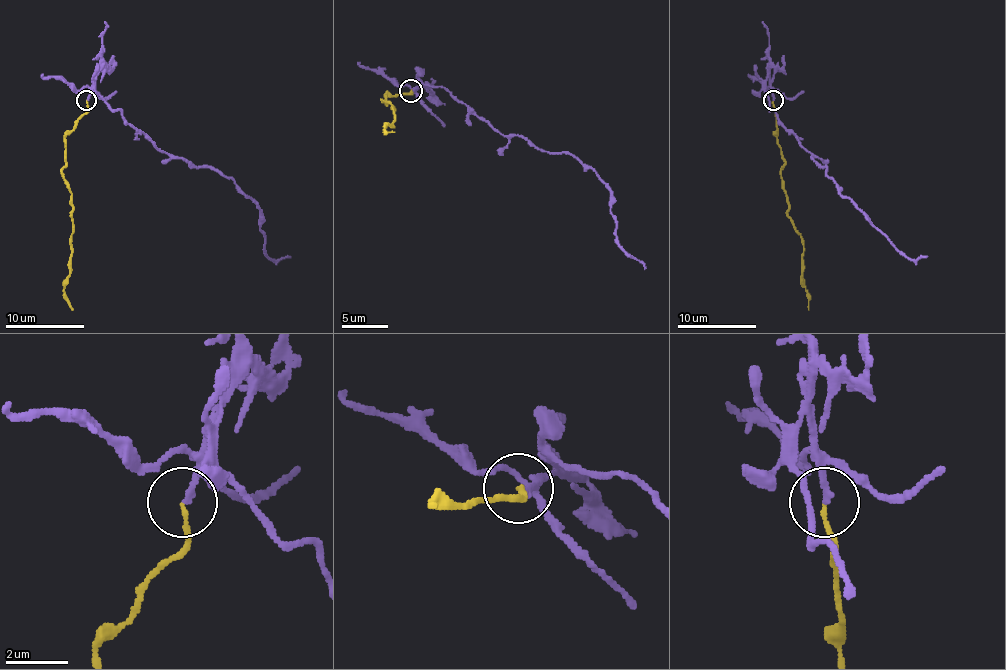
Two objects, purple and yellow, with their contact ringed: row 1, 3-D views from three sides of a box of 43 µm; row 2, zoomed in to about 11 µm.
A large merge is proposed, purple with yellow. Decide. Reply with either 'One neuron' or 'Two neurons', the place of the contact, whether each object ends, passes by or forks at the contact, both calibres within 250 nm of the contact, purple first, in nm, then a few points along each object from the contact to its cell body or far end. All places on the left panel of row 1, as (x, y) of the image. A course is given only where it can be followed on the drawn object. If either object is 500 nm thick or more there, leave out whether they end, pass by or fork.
Two neurons. Place: (86, 100). At the ring purple ends. At the ring yellow ends. Thickness 170 nm (purple) against 120 nm. Course of purple: (87, 99), (93, 83), (158, 149), (229, 176), (259, 210), (265, 254), (273, 260), (291, 256). Course of yellow: (87, 99), (87, 111), (65, 137), (61, 170), (73, 212), (69, 277), (63, 291), (73, 309)

